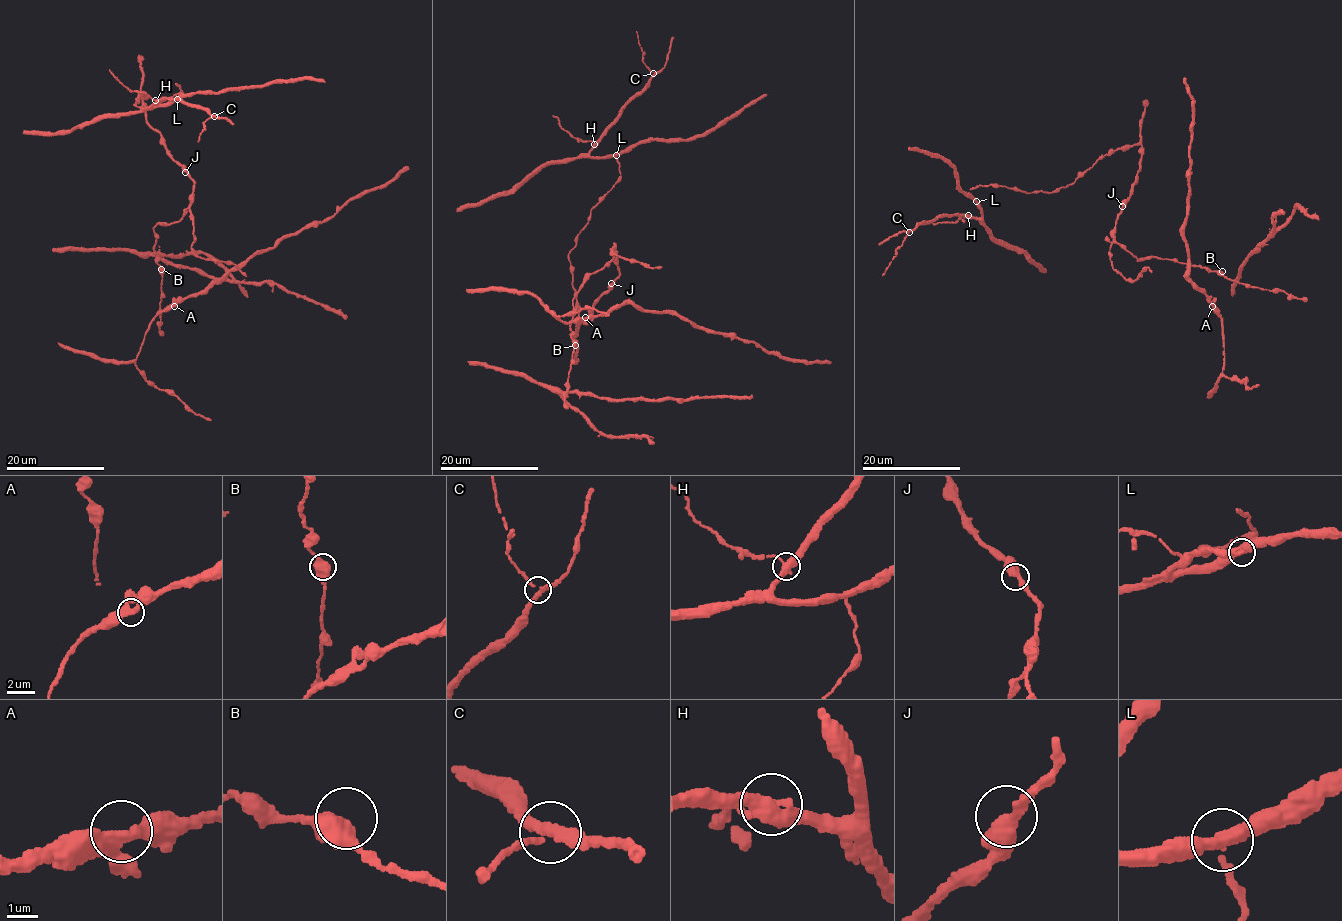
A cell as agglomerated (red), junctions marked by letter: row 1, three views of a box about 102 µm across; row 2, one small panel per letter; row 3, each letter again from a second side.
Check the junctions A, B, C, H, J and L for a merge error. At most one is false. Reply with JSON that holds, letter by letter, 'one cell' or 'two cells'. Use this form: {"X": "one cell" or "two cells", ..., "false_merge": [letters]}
{"A": "one cell", "B": "one cell", "C": "one cell", "H": "two cells", "J": "one cell", "L": "one cell", "false_merge": ["H"]}

